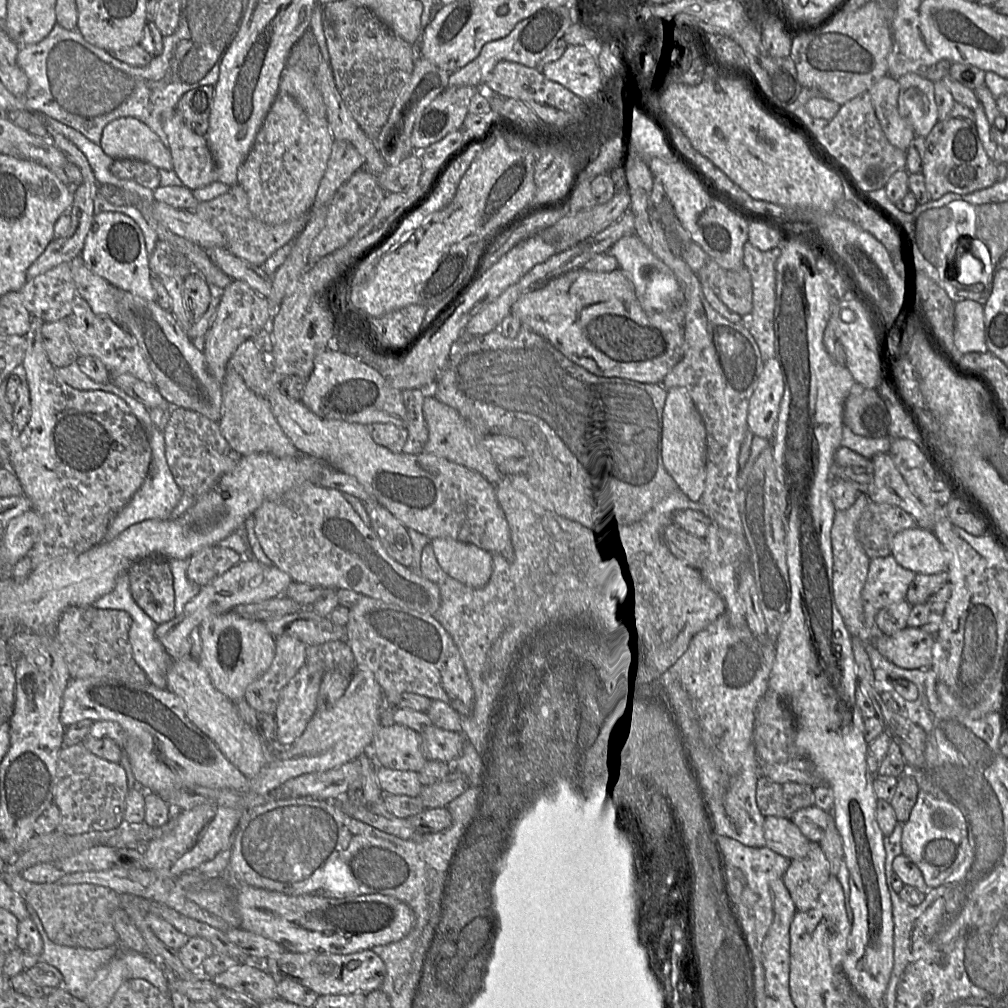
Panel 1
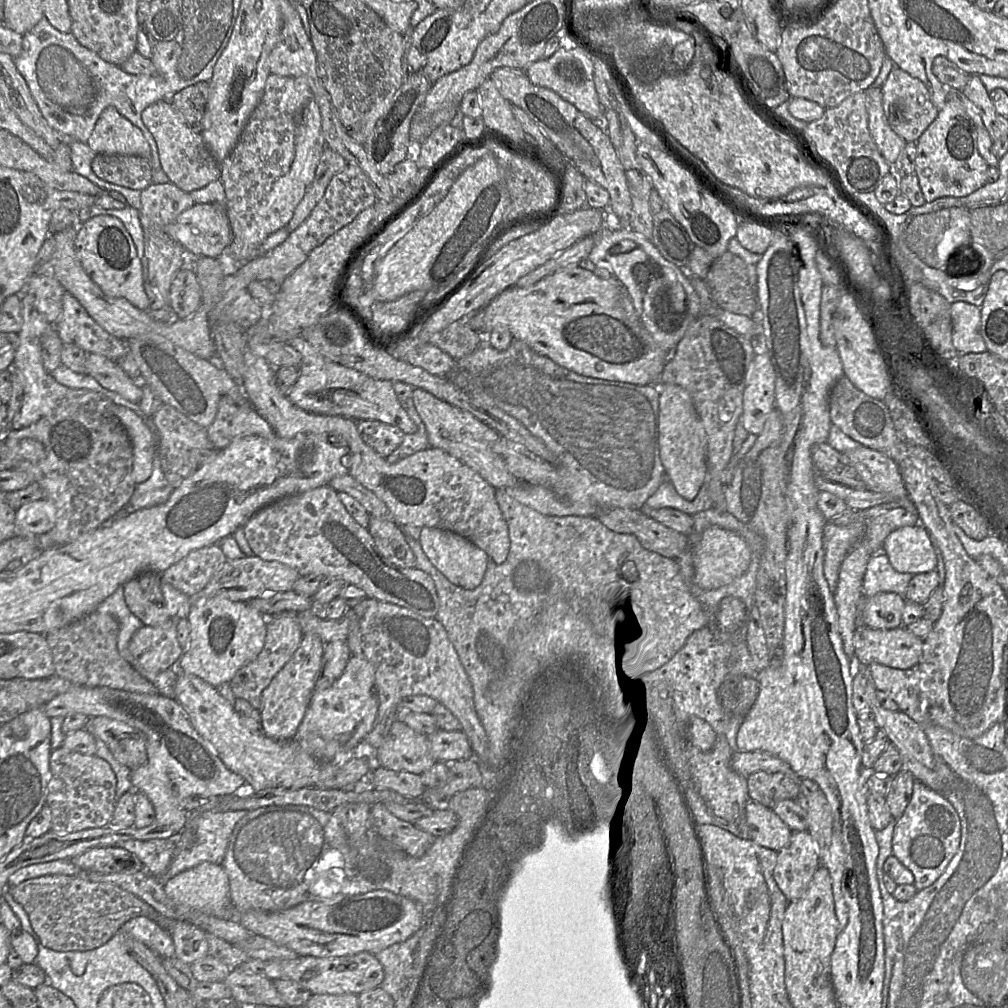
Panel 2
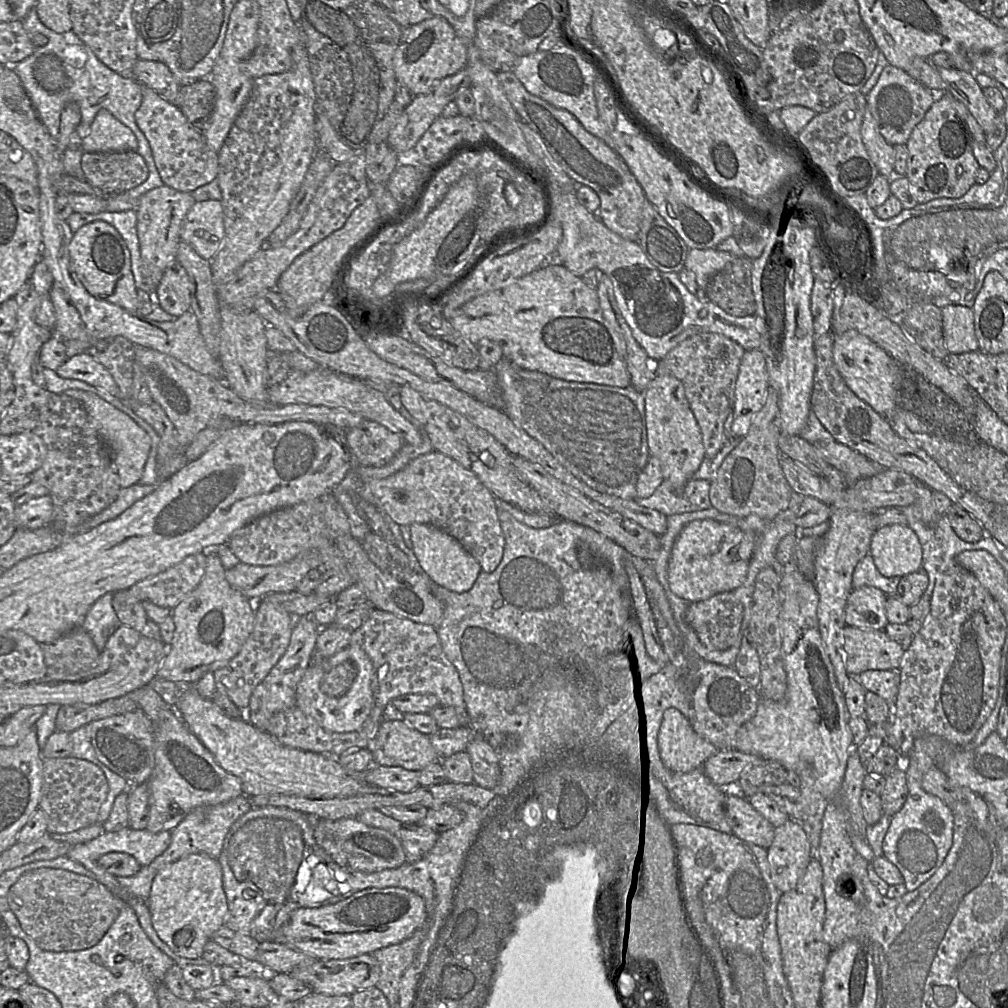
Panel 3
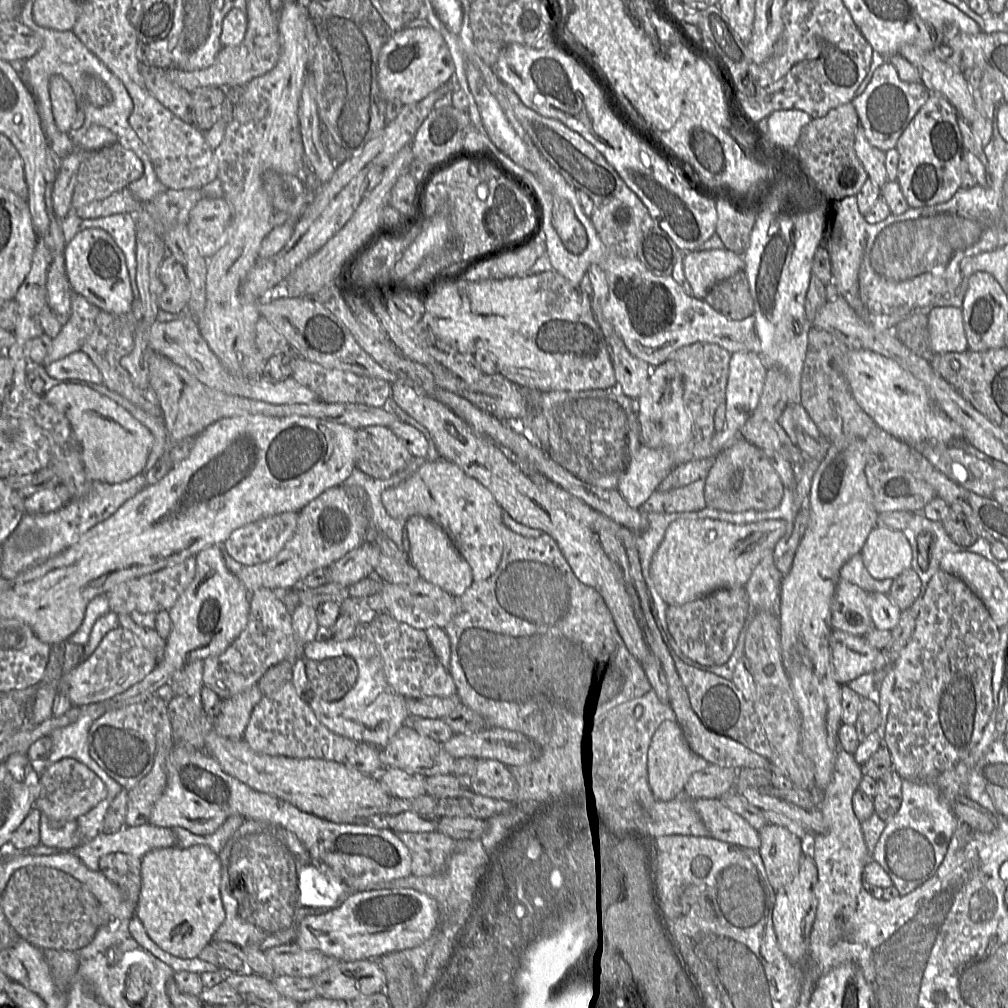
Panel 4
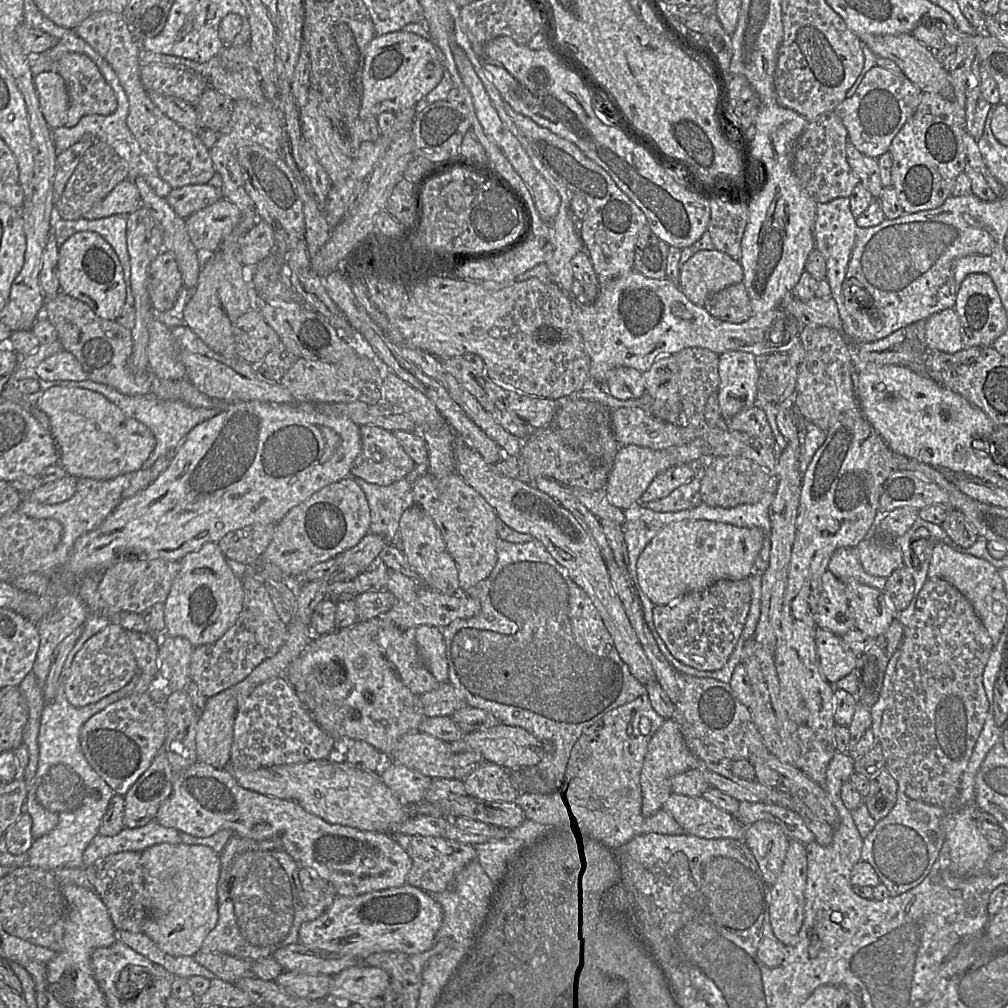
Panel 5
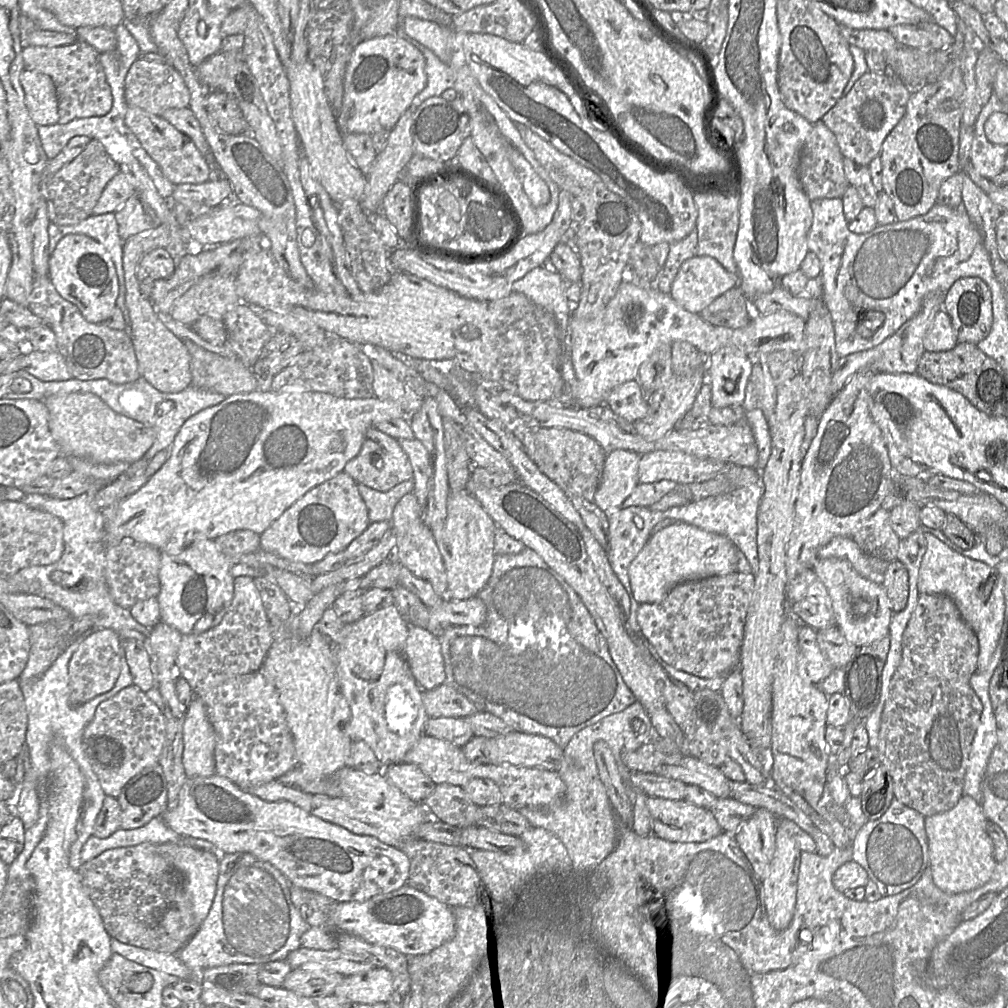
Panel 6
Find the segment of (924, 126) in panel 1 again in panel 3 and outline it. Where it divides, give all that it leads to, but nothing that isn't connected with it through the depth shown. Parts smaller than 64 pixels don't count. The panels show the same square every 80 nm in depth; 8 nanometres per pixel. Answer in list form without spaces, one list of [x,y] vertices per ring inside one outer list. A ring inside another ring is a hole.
[[[889,64],[873,89],[867,94],[867,108],[876,121],[880,134],[891,145],[906,144],[914,128],[934,103],[932,92],[904,70]]]

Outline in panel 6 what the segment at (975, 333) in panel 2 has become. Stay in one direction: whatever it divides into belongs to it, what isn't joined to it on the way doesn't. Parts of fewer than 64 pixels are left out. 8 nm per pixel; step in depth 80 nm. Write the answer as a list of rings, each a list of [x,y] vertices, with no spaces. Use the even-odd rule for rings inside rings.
[[[940,310],[929,325],[924,336],[926,351],[943,352],[953,349],[958,343],[950,316]]]

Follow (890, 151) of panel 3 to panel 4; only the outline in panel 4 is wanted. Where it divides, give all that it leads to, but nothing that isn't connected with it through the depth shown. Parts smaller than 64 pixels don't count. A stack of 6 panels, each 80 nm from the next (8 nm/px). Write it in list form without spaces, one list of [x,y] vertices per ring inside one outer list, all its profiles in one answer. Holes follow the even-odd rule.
[[[860,124],[856,131],[854,149],[867,172],[868,179],[879,187],[883,187],[888,182],[885,167],[886,152],[869,143]]]

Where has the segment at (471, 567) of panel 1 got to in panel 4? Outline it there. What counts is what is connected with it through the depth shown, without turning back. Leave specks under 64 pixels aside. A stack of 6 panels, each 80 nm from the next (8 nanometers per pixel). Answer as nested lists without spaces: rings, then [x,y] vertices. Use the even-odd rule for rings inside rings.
[[[414,515],[406,520],[405,529],[410,542],[410,563],[418,570],[420,577],[454,597],[463,595],[473,583],[472,570],[469,563],[458,552],[441,526],[427,517]]]

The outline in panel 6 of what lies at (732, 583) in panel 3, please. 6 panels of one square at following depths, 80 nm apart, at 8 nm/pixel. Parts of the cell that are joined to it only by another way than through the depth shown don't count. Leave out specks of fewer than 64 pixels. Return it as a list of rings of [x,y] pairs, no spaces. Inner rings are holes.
[[[685,522],[669,525],[653,534],[631,562],[631,598],[640,604],[656,603],[682,582],[738,572],[740,554],[735,545],[722,535]]]

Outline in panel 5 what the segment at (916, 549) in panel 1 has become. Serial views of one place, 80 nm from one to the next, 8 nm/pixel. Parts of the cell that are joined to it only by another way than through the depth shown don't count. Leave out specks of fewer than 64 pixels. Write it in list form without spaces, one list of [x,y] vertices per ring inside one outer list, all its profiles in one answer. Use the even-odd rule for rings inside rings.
[[[868,536],[856,548],[864,570],[873,576],[887,578],[904,565],[901,550],[896,543],[884,543],[881,539]]]

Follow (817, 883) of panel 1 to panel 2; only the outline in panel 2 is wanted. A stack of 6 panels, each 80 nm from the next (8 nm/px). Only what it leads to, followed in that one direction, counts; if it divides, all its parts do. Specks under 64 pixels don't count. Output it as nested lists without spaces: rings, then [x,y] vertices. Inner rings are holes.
[[[793,831],[789,843],[777,851],[777,862],[773,876],[789,901],[799,899],[806,891],[816,869],[822,865],[822,854],[817,842],[808,831]]]

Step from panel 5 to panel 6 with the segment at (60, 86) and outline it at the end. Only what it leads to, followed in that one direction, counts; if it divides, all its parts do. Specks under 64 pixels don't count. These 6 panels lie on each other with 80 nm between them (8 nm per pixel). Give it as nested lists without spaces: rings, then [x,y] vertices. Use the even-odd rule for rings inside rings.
[[[24,70],[20,83],[25,94],[25,105],[34,123],[38,127],[58,124],[58,100],[51,77],[38,71]]]

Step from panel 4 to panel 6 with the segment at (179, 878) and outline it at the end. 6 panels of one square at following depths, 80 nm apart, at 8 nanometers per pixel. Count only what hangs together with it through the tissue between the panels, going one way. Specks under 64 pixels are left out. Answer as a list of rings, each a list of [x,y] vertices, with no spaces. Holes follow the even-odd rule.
[[[163,843],[159,852],[181,874],[181,890],[164,916],[164,928],[171,940],[184,940],[177,949],[182,949],[199,930],[209,914],[216,894],[220,855],[215,851],[203,850],[182,843]]]

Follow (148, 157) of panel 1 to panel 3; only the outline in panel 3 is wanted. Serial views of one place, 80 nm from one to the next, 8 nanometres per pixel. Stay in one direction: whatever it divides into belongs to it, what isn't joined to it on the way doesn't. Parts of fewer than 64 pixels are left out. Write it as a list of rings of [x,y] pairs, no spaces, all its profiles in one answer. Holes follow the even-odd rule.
[[[106,109],[98,112],[88,135],[80,142],[84,152],[135,152],[137,145],[136,136],[131,129]]]

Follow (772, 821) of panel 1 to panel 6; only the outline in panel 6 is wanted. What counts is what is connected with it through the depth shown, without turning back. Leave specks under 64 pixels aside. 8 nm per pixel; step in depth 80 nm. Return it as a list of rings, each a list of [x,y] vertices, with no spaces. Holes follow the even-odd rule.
[[[648,797],[647,807],[653,819],[651,834],[672,842],[705,842],[723,833],[714,815],[707,809],[684,799]]]

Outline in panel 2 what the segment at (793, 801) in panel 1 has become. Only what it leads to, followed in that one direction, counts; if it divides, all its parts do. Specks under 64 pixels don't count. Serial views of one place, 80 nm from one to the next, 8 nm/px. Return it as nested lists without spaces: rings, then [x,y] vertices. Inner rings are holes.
[[[757,772],[747,777],[750,798],[771,810],[783,800],[797,800],[801,782],[794,772]]]

